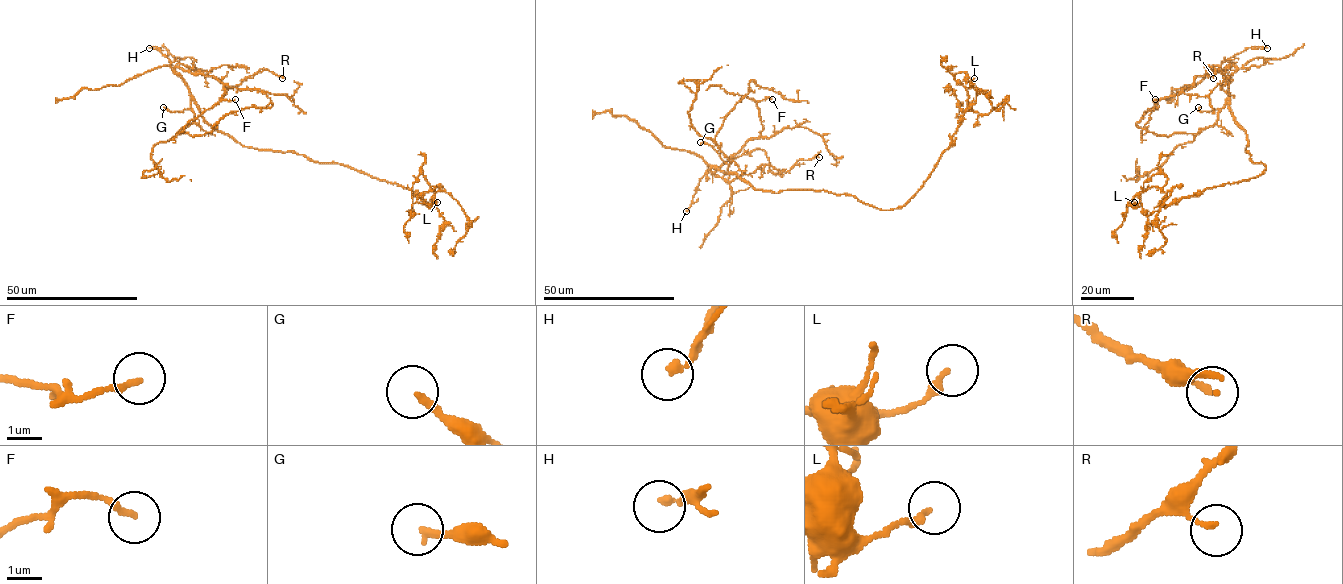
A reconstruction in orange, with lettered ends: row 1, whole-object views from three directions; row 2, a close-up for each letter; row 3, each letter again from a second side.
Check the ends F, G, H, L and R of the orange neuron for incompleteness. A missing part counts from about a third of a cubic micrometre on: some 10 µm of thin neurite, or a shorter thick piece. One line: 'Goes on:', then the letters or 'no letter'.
Goes on: G

